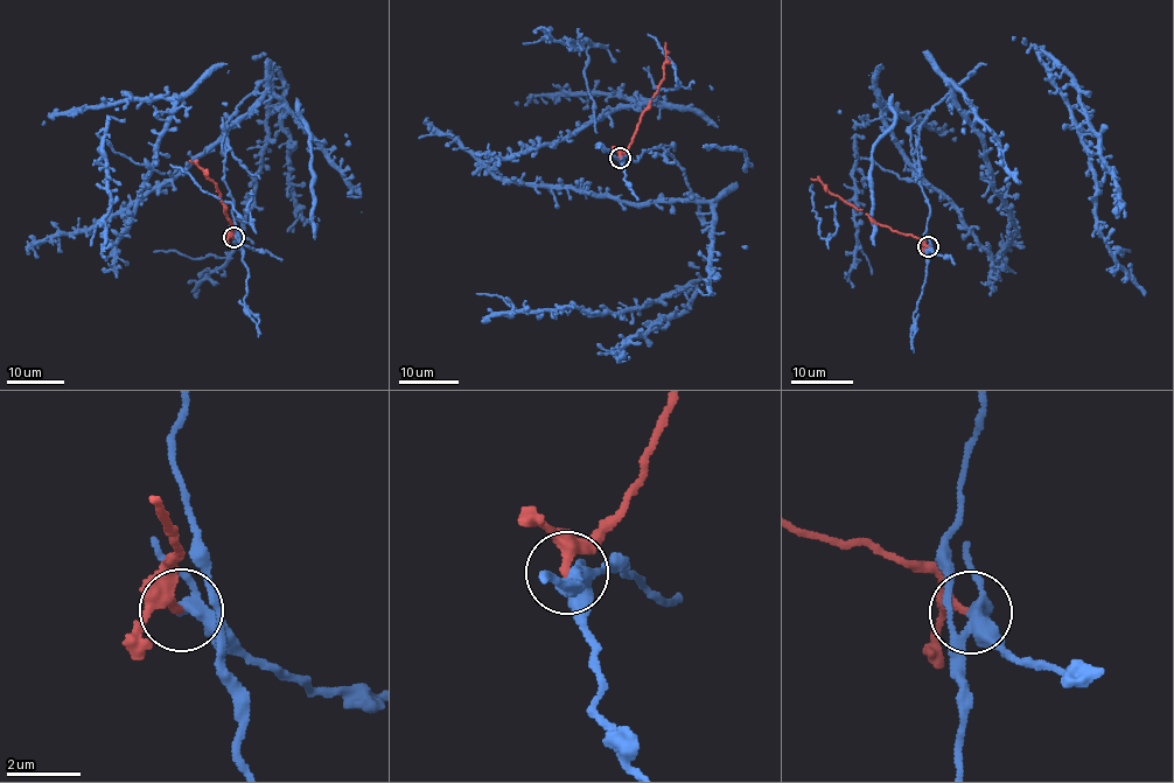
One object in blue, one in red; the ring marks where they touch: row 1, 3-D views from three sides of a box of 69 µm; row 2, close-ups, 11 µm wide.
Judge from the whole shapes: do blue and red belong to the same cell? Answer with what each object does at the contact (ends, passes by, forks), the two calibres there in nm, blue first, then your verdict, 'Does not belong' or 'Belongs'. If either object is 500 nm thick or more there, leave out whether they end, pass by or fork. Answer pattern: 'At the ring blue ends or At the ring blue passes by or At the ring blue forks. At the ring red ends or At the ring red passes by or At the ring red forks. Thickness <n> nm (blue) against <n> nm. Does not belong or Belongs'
At the ring blue passes by. At the ring red ends. Thickness 340 nm (blue) against 300 nm. Does not belong

